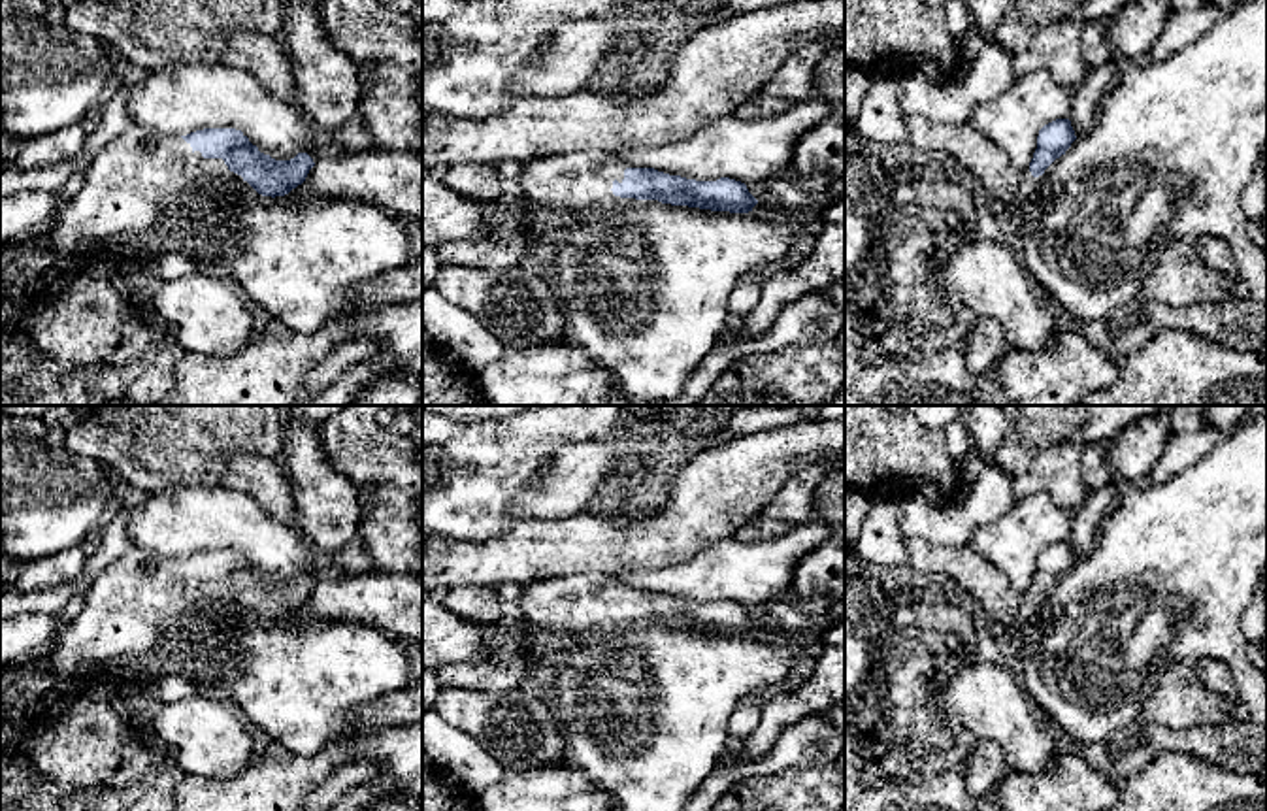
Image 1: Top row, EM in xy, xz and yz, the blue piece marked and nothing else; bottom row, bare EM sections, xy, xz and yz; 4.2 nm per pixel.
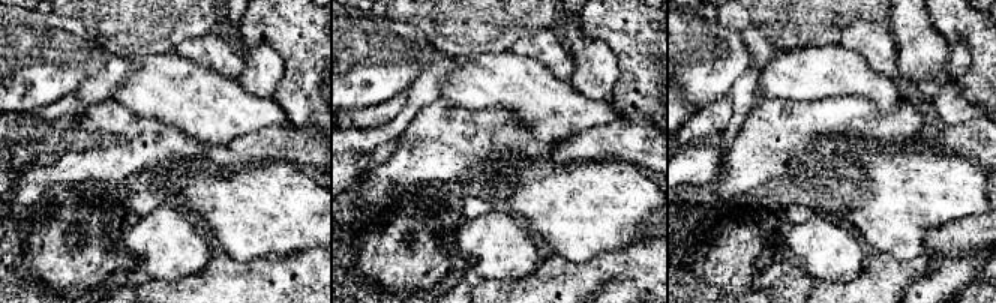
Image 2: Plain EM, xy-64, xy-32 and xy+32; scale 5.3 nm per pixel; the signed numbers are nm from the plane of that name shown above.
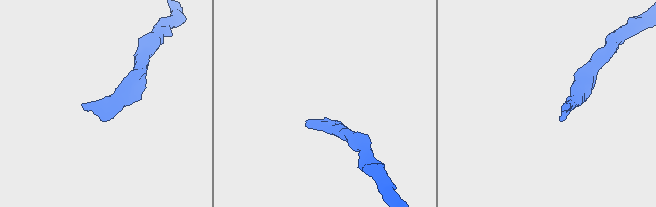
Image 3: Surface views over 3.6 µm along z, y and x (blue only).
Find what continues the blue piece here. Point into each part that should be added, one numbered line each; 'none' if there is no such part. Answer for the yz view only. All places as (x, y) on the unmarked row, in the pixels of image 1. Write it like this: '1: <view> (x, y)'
1: yz (1026, 606)

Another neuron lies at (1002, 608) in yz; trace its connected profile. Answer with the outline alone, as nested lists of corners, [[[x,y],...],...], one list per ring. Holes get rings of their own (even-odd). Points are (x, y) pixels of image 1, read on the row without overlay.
[[[907,538],[905,551],[914,571],[960,583],[982,605],[992,628],[1001,634],[1012,630],[1020,594],[971,545],[937,547],[922,538]]]

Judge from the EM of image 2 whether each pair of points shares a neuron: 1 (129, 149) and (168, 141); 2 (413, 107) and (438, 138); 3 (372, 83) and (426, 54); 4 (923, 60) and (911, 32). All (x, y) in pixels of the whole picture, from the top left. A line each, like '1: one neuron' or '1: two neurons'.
1: one neuron
2: two neurons
3: one neuron
4: one neuron

